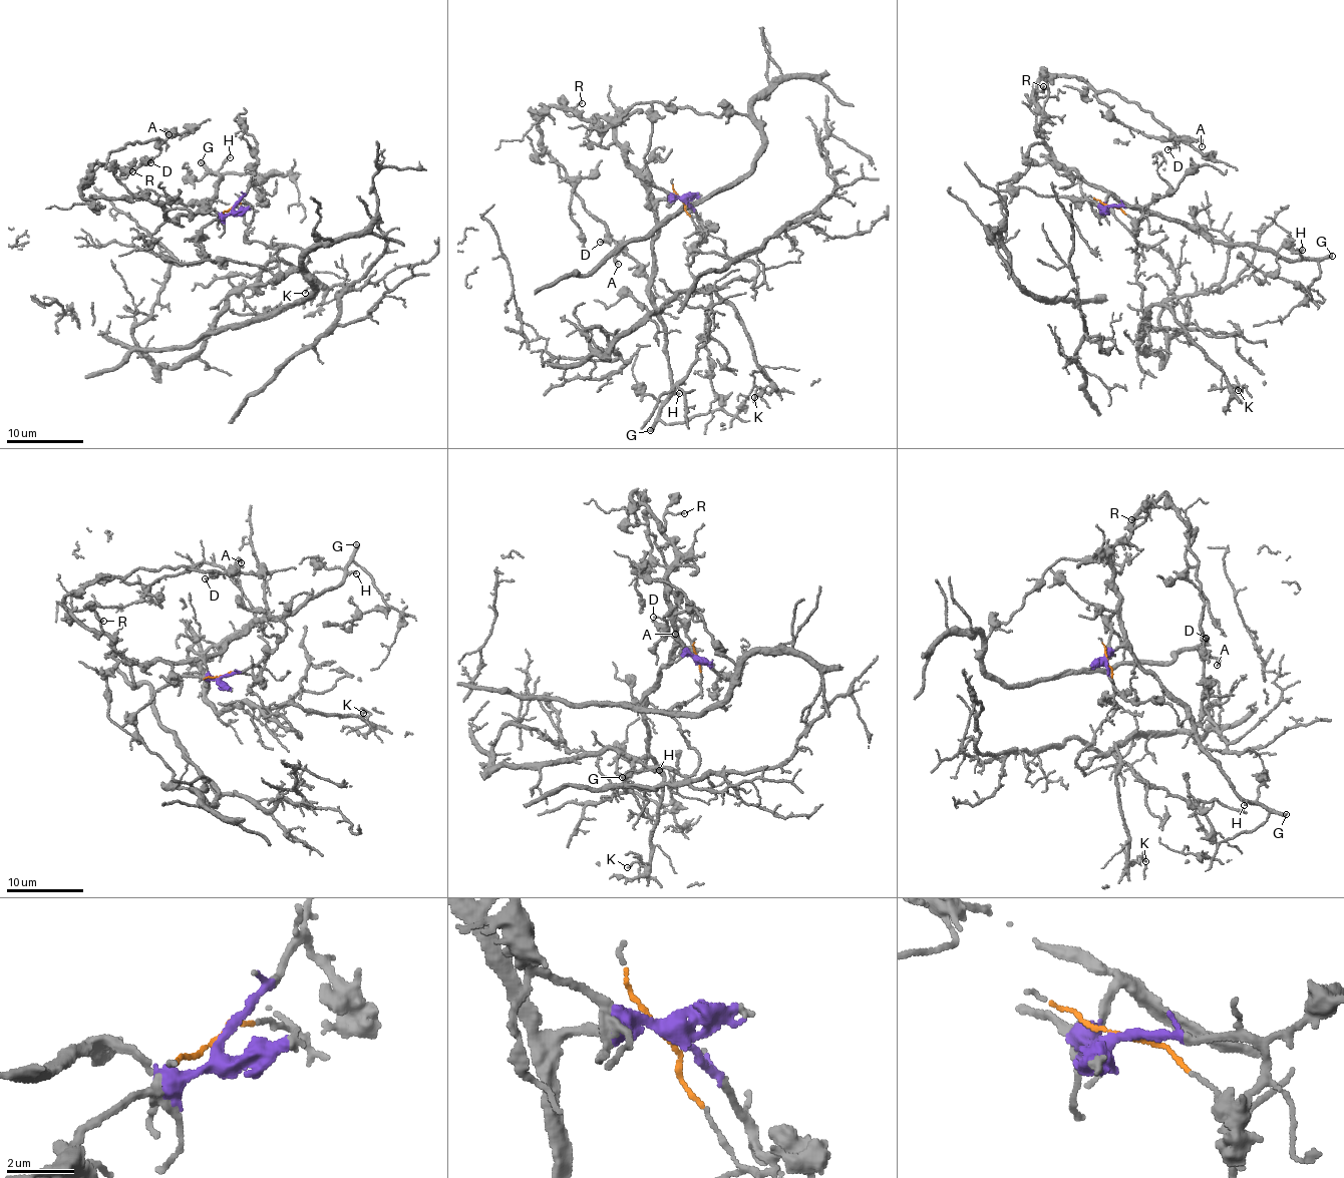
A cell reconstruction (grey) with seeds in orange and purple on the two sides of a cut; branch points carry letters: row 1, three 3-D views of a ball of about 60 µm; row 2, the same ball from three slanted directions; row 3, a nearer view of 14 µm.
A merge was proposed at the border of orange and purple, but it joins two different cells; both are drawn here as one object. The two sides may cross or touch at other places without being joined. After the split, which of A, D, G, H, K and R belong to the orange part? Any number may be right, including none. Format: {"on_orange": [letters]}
{"on_orange": ["K"]}

